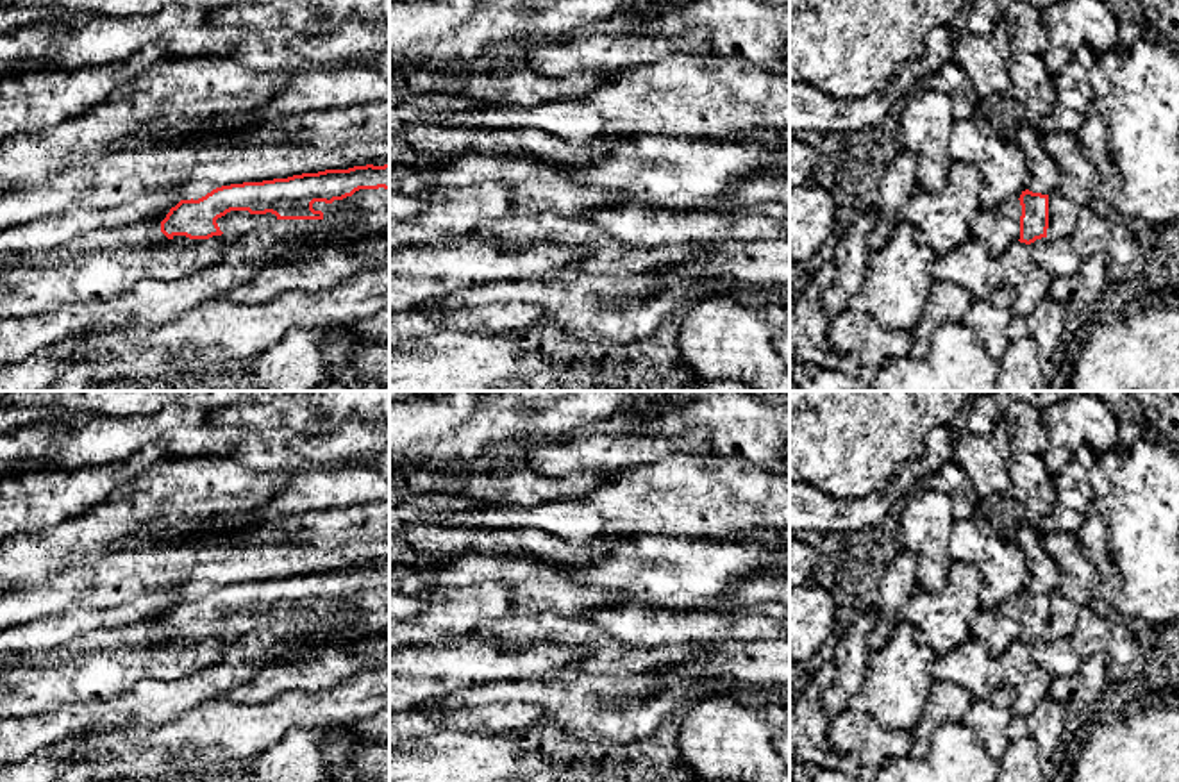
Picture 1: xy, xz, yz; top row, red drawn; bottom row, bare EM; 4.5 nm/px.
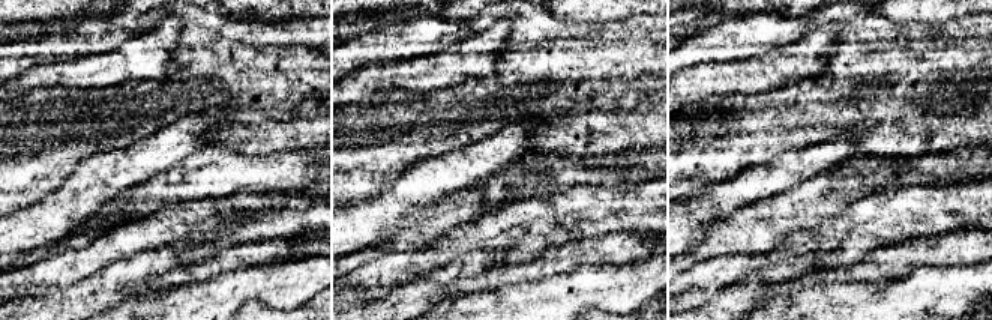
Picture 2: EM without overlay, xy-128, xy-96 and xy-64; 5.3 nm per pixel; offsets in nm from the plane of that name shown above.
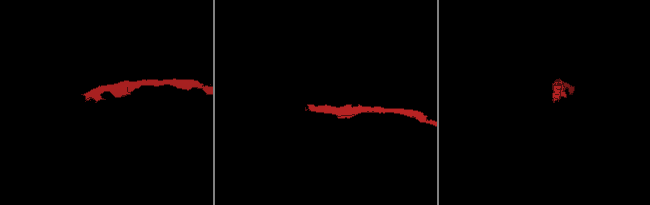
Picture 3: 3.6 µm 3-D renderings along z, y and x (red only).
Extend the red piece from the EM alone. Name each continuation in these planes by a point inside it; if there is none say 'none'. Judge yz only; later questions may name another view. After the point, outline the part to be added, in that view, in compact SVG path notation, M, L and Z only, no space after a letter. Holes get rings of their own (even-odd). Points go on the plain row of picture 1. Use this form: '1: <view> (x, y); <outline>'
1: yz (1058, 657); M1036 639L1029 645L1033 661L1052 677L1070 677L1077 671L1083 659L1074 652L1068 639Z

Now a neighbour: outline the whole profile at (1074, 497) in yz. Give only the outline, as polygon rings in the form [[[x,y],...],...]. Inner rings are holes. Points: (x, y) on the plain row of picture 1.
[[[1081,446],[1074,452],[1074,459],[1066,468],[1054,477],[1056,503],[1041,520],[1040,532],[1049,534],[1066,530],[1077,534],[1086,511],[1093,505],[1093,489],[1084,478],[1095,464],[1097,453],[1090,446]]]

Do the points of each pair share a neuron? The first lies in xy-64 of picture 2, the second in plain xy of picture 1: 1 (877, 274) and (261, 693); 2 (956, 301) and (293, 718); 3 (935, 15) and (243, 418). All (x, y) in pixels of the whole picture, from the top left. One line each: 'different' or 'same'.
1: different
2: different
3: same

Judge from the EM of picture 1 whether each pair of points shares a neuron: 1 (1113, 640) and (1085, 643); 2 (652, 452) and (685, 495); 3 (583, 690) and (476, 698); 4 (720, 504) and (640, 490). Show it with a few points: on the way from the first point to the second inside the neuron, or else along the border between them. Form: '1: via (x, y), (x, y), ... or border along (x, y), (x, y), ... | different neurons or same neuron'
1: via (1106, 640), (1092, 640) | same neuron
2: border along (701, 454), (672, 452), (618, 472) | different neurons
3: via (556, 691), (502, 691) | same neuron
4: via (701, 497), (660, 497) | same neuron

